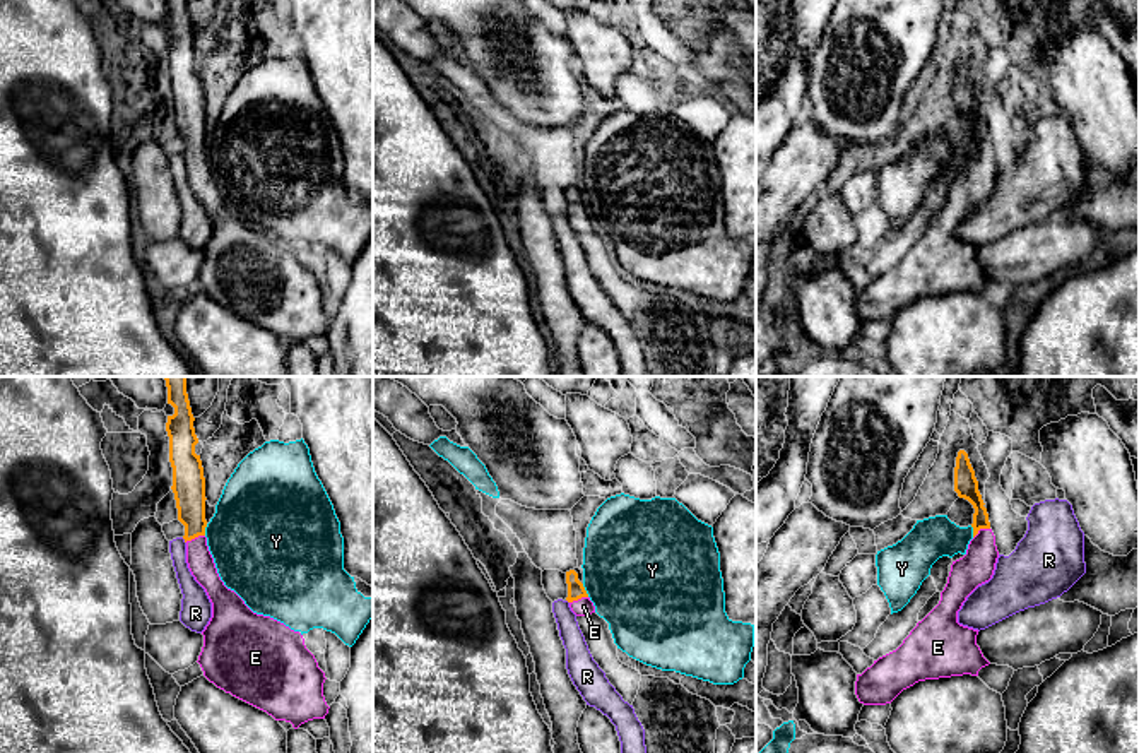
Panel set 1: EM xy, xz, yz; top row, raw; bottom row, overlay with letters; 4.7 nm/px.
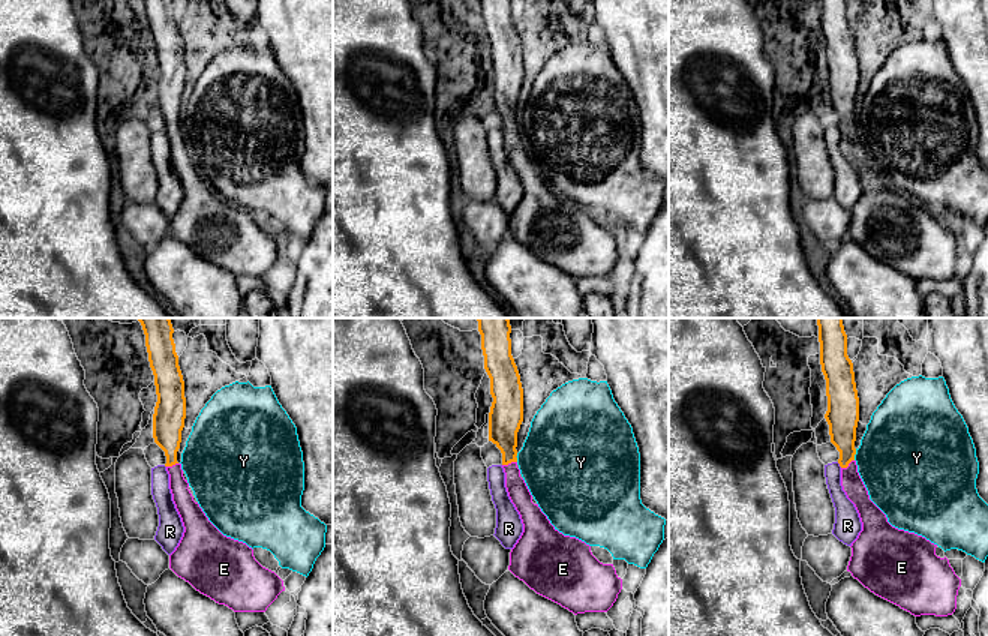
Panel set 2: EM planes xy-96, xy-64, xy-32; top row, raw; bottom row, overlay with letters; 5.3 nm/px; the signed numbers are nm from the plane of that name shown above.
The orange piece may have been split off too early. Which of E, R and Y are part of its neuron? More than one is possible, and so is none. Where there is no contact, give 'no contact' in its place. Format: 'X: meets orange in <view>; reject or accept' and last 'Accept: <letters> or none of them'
E: meets orange in xy; accept
R: meets orange in xy; reject
Y: meets orange in xz; reject
Accept: E

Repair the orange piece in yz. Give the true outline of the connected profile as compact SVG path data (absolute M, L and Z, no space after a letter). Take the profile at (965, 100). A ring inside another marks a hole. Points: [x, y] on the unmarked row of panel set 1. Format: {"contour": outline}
{"contour": "M965 67L958 68L954 108L973 125L973 156L966 171L951 181L939 221L910 248L903 260L857 291L855 311L864 322L891 320L918 298L971 291L990 279L977 262L978 246L958 240L966 214L994 192L999 168L978 98Z"}

